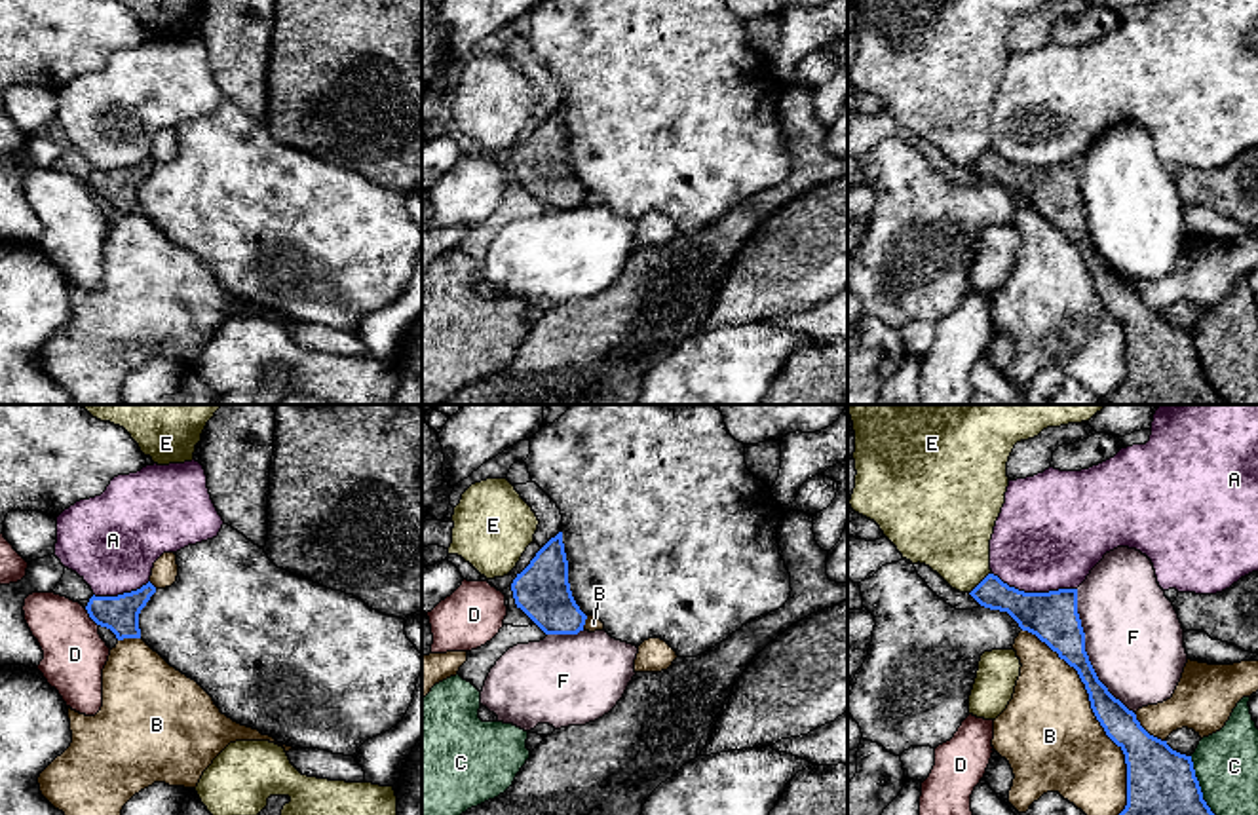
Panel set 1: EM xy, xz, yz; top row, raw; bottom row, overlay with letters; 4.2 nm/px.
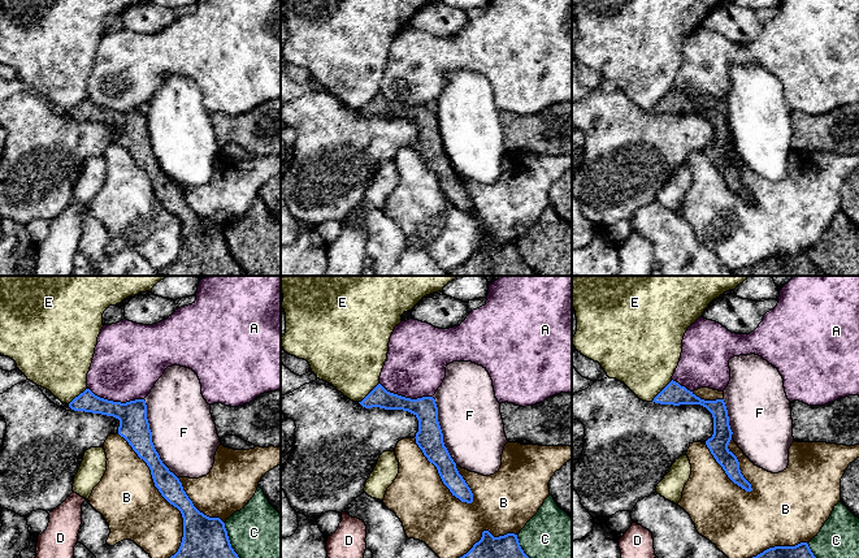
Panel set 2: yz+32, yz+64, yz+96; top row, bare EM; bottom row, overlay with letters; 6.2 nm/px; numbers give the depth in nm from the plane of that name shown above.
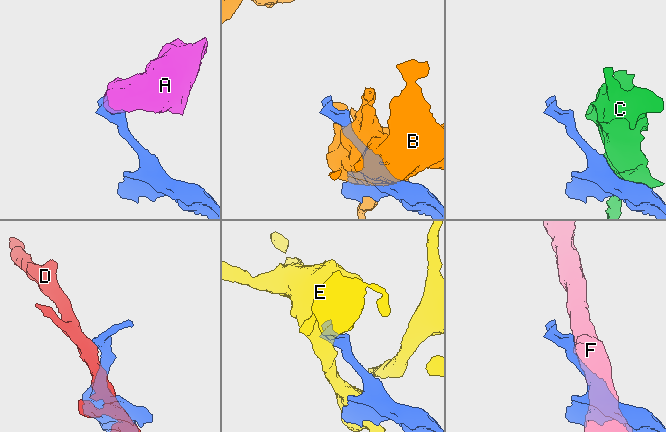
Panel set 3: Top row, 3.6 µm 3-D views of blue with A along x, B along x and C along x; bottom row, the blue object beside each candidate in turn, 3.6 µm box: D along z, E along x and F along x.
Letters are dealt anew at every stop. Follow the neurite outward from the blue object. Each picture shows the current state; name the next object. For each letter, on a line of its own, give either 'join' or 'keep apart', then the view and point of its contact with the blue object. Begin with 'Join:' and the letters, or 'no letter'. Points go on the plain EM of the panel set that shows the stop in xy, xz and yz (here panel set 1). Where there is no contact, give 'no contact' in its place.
Join: no letter
A: keep apart; contact yz (1034, 168)
B: keep apart; contact yz (1097, 293)
C: keep apart; contact yz (1201, 367)
D: keep apart; contact xy (90, 190)
E: keep apart; contact yz (979, 158)
F: keep apart; contact yz (1086, 227)

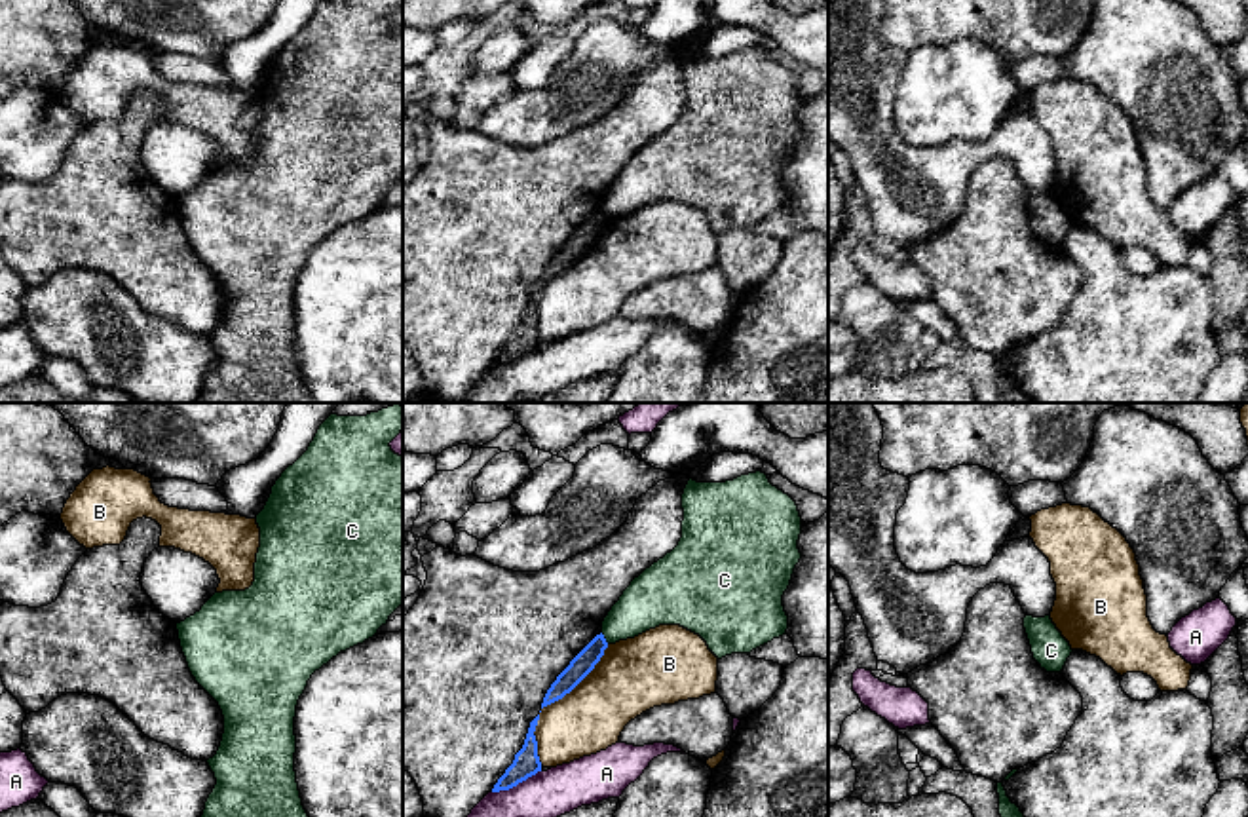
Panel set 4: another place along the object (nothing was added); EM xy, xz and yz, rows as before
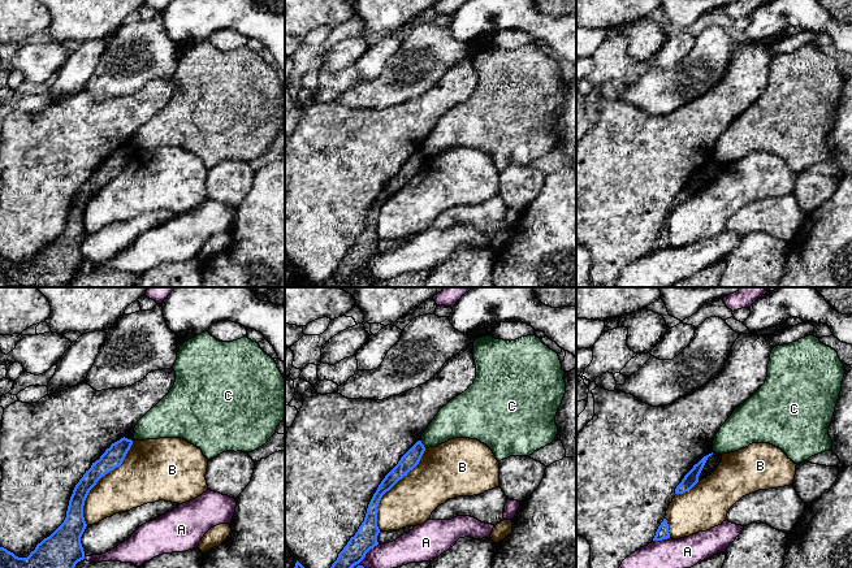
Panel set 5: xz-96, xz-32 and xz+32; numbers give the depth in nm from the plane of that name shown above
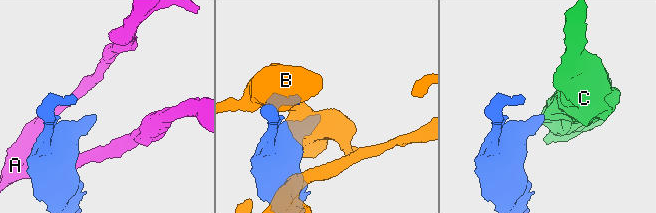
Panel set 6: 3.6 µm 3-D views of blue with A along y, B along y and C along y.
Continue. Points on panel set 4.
Join: no letter
A: keep apart; contact xz (515, 360)
B: keep apart; contact xz (551, 276)
C: keep apart; contact xz (605, 213)

